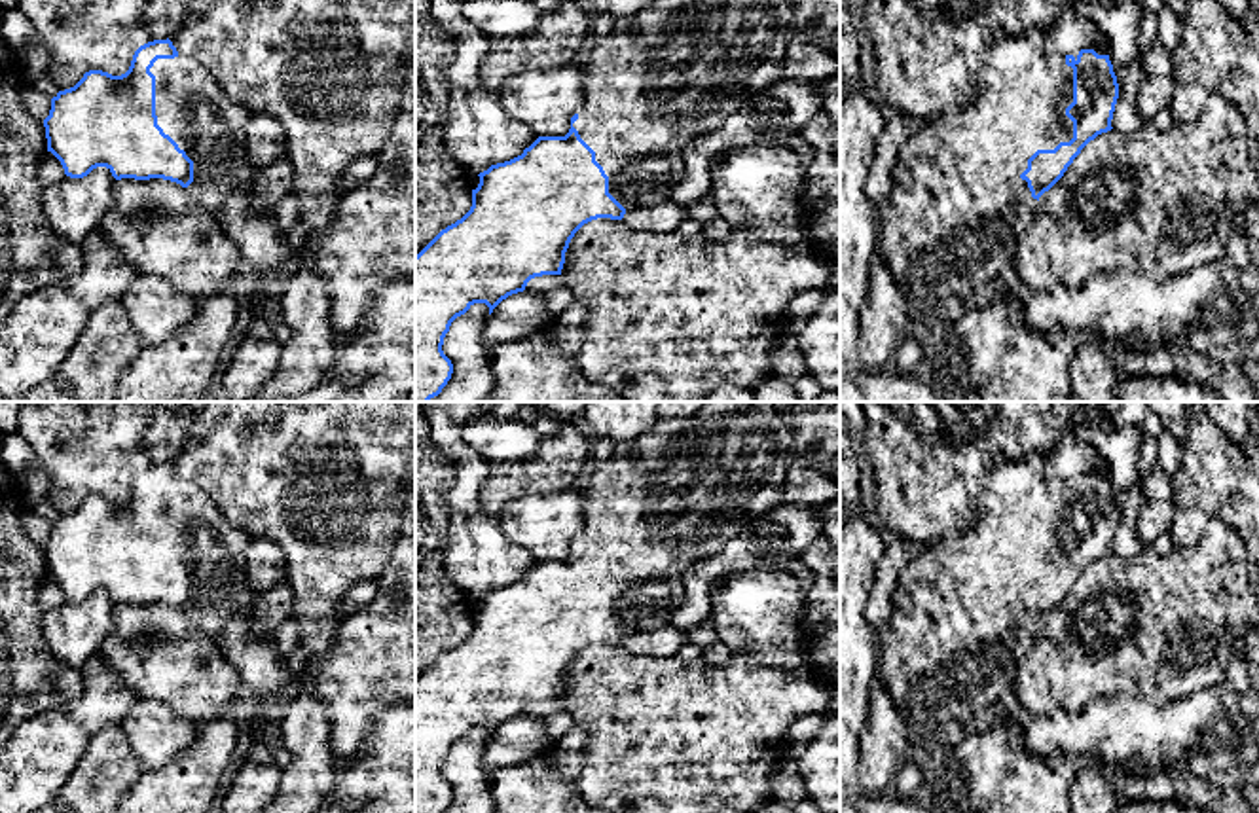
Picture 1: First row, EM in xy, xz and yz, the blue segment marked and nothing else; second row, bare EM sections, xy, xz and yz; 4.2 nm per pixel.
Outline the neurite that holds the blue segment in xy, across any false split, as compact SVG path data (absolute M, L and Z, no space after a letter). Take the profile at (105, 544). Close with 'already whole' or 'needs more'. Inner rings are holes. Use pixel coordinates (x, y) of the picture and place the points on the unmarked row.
M167 462L140 470L129 495L121 500L89 495L74 512L59 515L51 523L44 551L47 576L61 586L66 601L83 603L93 593L106 591L116 605L171 605L180 608L195 627L207 631L218 644L220 633L231 618L254 612L258 591L246 576L248 542L248 534L235 529L195 483L178 478Z | needs more

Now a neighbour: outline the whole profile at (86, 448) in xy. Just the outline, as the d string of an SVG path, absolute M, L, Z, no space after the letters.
M23 402L17 432L49 476L51 487L46 497L57 514L64 515L89 495L125 498L140 470L176 459L197 417L190 402Z

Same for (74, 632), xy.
M97 591L83 603L64 601L42 616L44 641L51 654L76 669L100 652L114 623L116 603L106 591Z

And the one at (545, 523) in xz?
M582 489L523 495L506 502L499 525L514 544L525 546L538 561L565 561L571 542L586 527Z

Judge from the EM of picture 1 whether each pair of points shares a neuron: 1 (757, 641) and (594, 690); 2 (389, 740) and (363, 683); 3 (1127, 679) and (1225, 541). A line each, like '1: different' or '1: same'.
1: different
2: different
3: same

